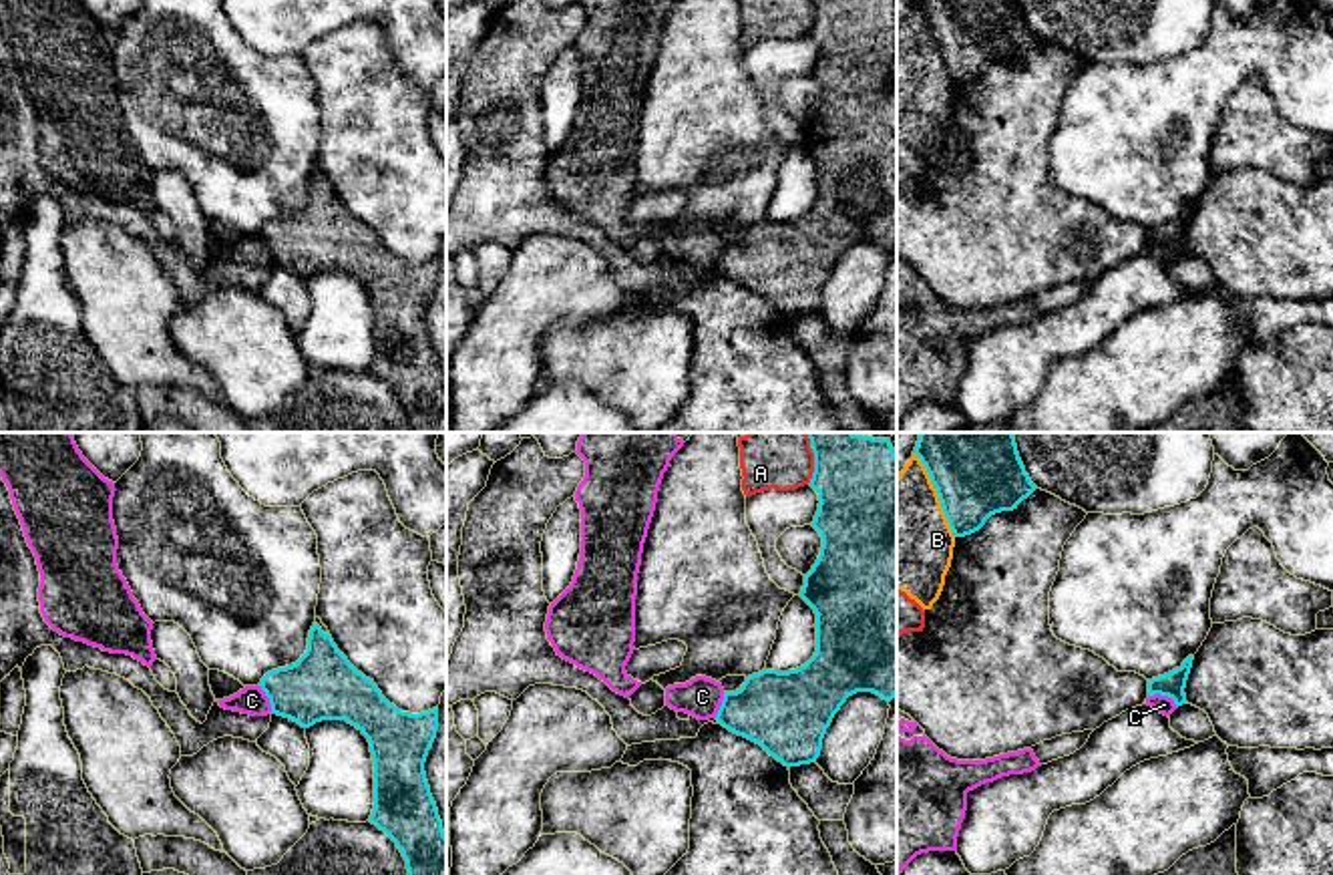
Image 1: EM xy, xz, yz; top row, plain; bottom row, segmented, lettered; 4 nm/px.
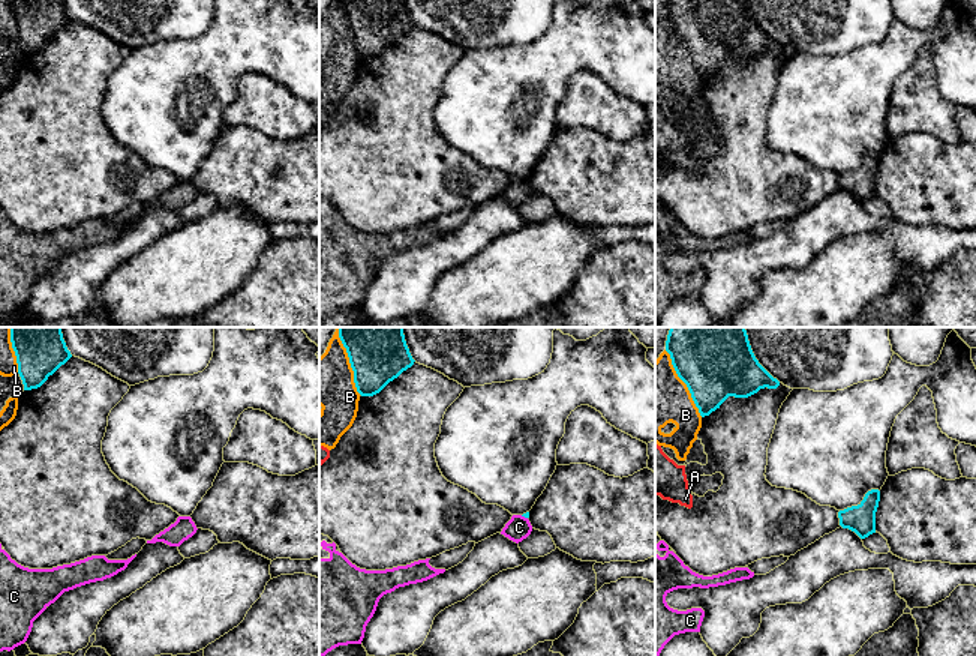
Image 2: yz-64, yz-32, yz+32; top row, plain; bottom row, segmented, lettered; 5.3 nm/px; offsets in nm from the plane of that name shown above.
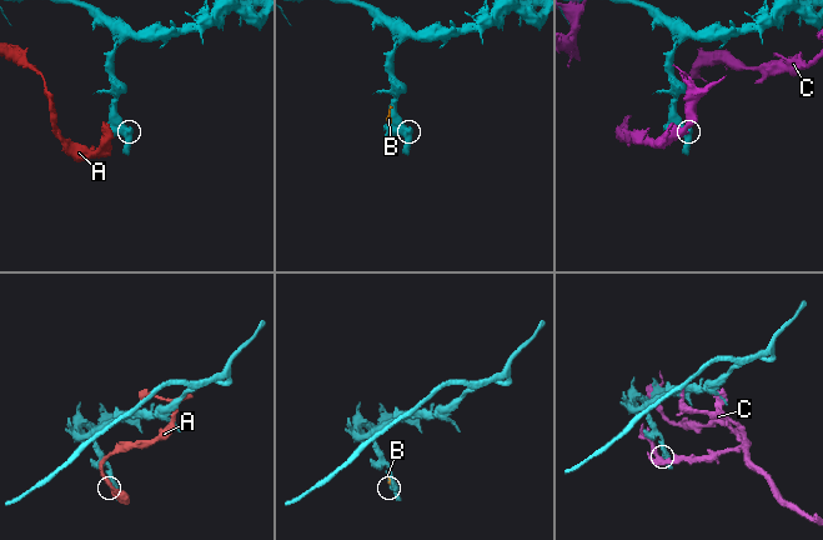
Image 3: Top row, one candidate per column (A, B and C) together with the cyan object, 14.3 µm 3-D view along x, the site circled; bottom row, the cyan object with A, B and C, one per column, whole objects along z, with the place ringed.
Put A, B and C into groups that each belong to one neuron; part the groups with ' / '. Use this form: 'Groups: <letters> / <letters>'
Groups: A B / C

